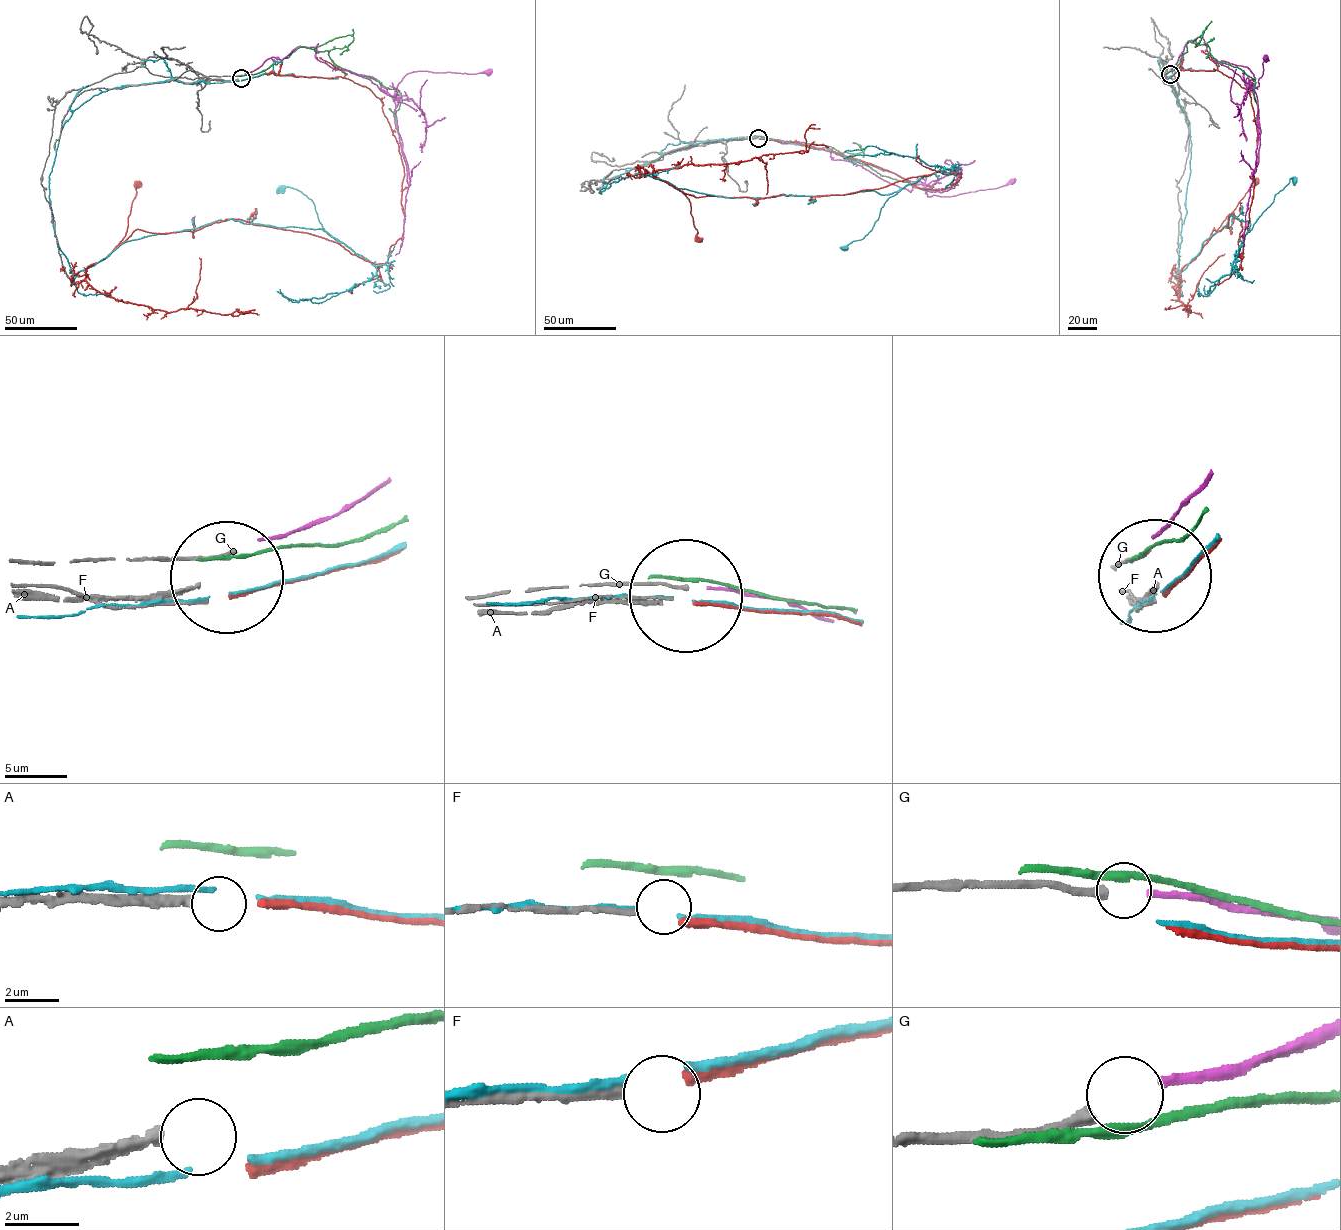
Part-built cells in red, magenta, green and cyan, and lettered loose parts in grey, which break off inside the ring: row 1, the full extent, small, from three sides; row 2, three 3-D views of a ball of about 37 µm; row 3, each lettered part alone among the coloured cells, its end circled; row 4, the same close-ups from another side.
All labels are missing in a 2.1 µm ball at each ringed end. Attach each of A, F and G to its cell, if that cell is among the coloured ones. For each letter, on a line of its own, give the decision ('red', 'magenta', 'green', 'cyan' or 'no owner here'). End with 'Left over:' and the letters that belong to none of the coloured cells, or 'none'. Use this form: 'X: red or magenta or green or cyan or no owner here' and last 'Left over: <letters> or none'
A: no owner here
F: red
G: magenta
Left over: A

